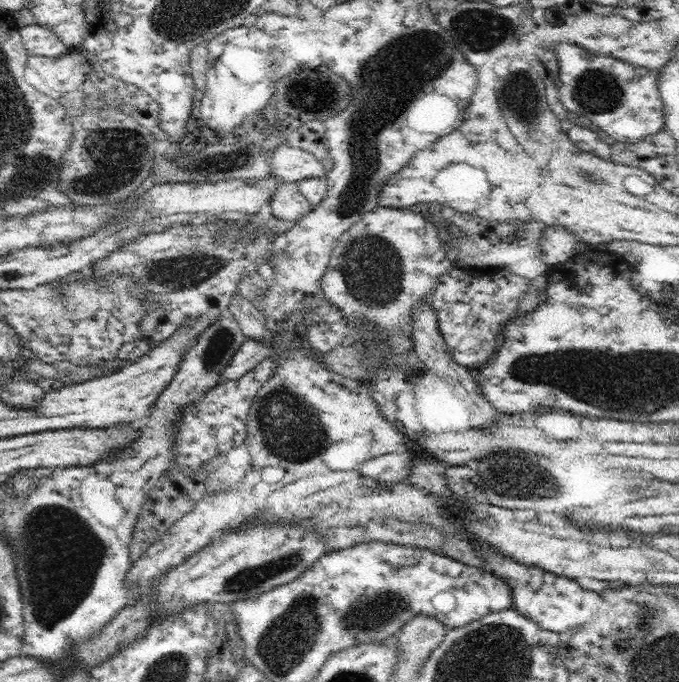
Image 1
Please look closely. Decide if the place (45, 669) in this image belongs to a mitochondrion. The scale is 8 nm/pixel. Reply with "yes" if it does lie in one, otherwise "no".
no

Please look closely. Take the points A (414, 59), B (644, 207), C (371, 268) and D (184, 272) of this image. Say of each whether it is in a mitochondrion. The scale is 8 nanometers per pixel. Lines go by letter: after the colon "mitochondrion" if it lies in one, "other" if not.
A: mitochondrion
B: other
C: mitochondrion
D: mitochondrion

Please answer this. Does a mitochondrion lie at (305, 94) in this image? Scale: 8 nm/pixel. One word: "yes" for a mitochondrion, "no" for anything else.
yes

